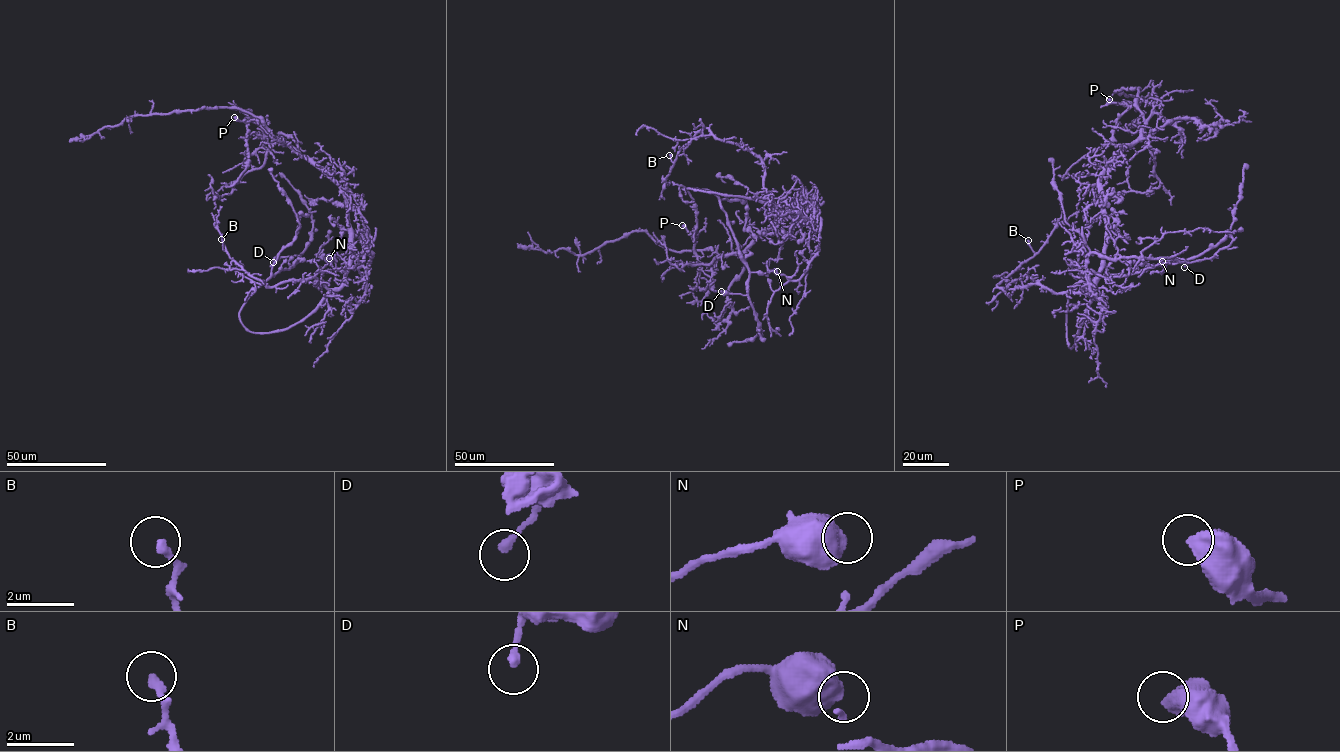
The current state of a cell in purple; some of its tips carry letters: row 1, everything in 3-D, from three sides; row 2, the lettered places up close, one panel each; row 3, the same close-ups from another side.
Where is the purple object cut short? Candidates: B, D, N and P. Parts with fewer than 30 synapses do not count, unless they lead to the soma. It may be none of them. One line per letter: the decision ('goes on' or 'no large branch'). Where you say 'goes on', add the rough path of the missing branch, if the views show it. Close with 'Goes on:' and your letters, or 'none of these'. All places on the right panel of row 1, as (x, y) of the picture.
B: no large branch
D: no large branch
N: no large branch
P: no large branch
Goes on: none of these

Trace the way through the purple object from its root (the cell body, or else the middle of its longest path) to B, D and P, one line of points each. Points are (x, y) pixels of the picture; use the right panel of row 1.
B: (1098, 280), (1092, 297), (1055, 293), (1037, 284), (1006, 294), (997, 285), (1037, 253), (1028, 240)
D: (1098, 280), (1070, 348), (1066, 304), (1076, 284), (1189, 259), (1184, 267)
P: (1098, 280), (1106, 232), (1101, 175), (1140, 135), (1153, 112), (1149, 102), (1122, 105), (1109, 99)

